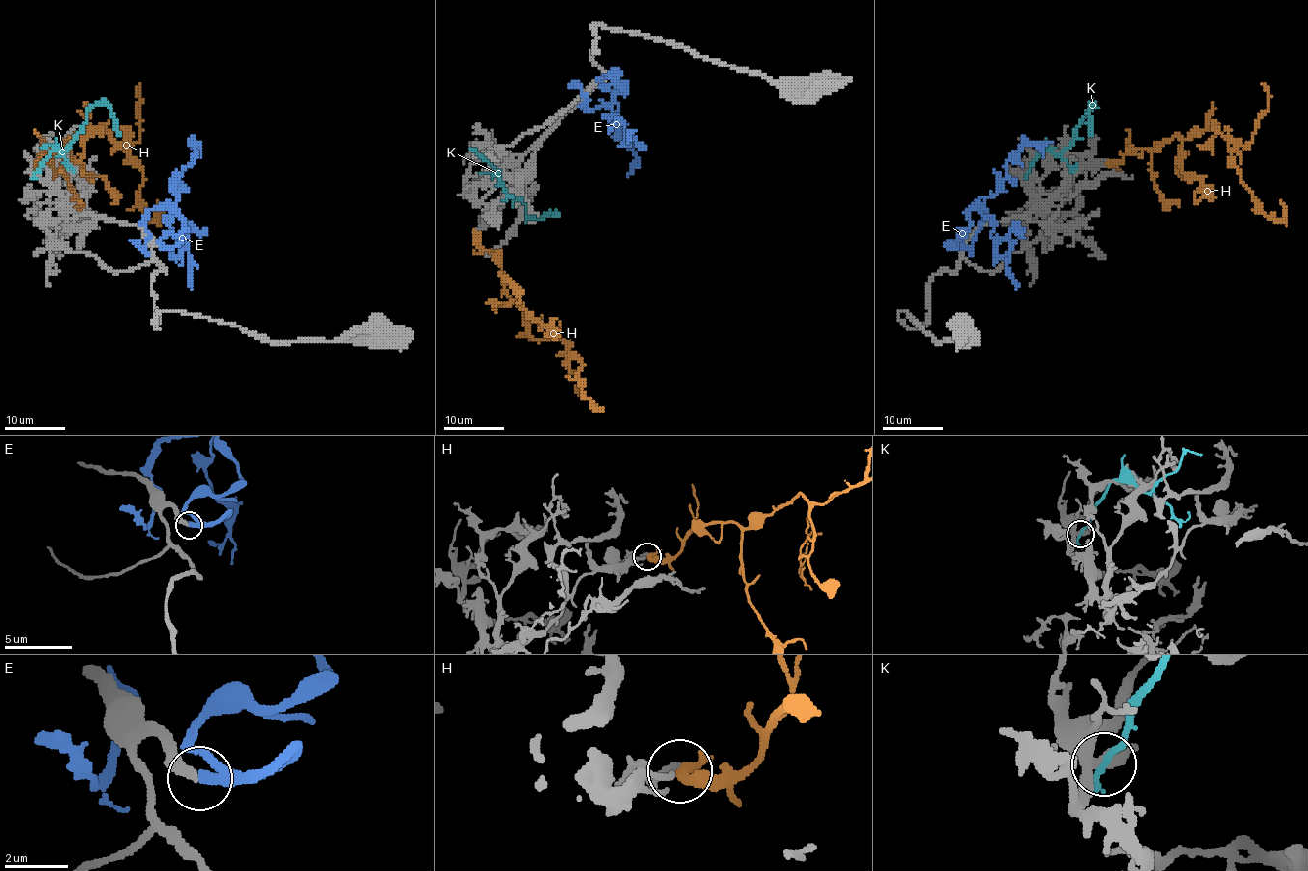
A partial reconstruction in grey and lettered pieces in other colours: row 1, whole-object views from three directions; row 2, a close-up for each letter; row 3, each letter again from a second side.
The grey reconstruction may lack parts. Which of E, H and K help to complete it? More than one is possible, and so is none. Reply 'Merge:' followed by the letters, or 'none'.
Merge: E

